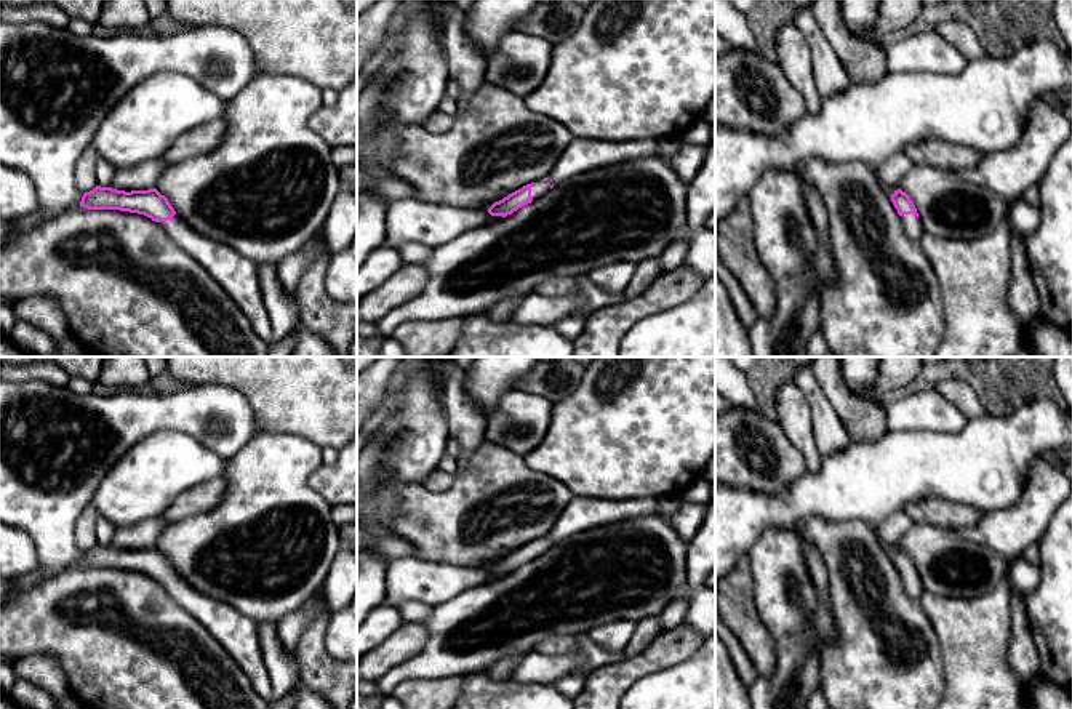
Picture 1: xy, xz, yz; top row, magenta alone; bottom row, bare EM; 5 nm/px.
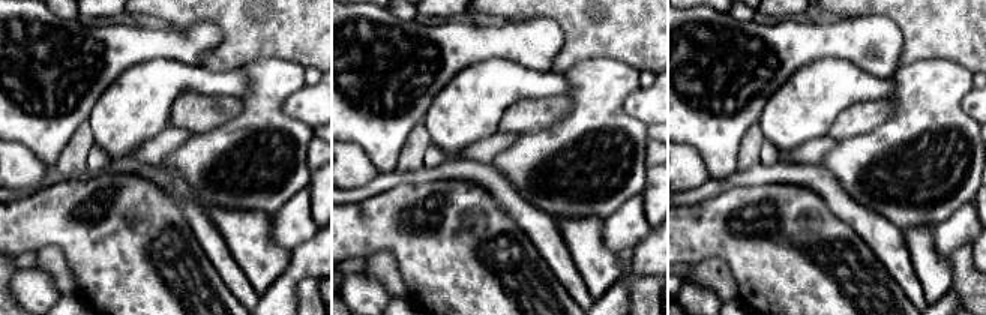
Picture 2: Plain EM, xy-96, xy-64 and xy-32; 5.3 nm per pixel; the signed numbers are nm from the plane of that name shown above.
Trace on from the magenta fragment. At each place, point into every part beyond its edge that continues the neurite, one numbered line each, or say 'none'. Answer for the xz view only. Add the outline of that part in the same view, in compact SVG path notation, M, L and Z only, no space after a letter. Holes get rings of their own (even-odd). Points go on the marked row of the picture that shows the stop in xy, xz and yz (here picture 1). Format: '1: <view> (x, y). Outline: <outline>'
1: xz (540, 188). Outline: M547 179L547 181L536 181L533 186L531 186L531 198L536 200L538 197L544 195L552 186L552 181Z

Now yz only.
1: yz (911, 223). Outline: M902 214L901 221L902 221L902 226L904 226L904 230L907 232L907 235L914 240L920 240L920 237L923 234L920 219L915 214Z

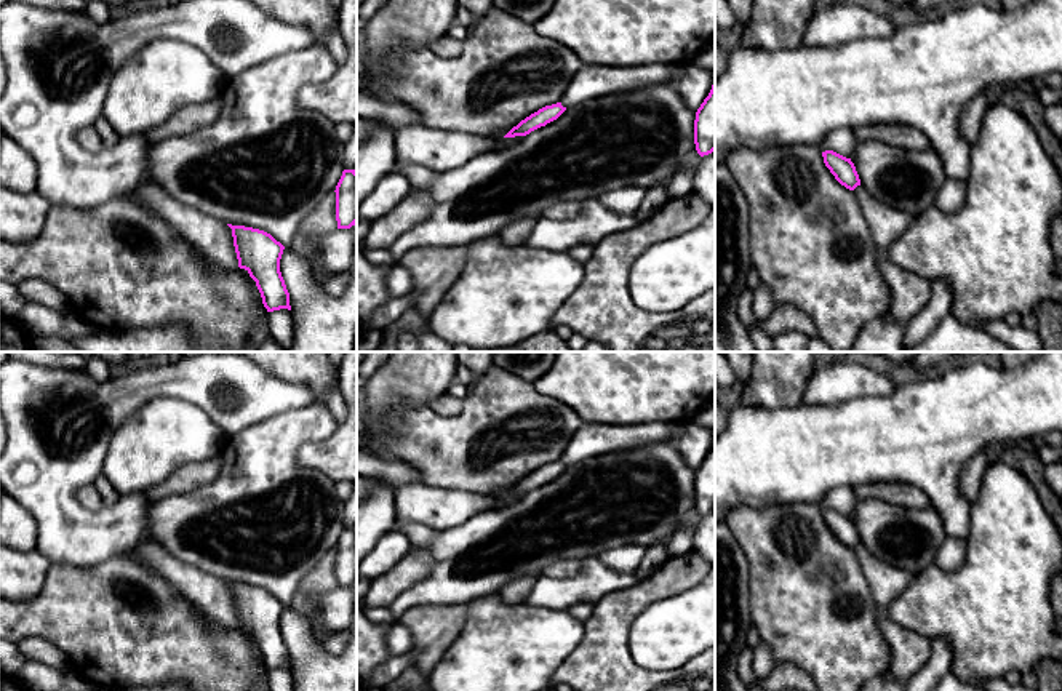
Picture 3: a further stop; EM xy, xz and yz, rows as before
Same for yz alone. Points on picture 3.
none

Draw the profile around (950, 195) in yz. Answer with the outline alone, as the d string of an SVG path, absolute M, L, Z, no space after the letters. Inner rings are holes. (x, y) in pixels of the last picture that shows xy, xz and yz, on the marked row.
M947 178L936 194L934 205L944 213L955 213L964 202L966 181Z

